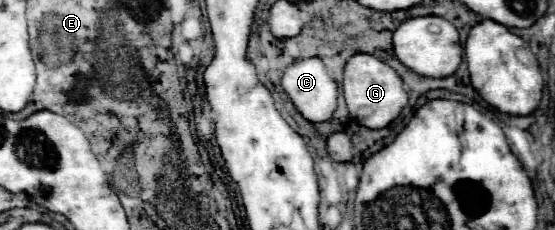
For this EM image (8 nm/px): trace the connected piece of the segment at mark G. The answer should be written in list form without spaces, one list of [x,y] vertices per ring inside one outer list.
[[[356,54],[346,62],[342,88],[344,88],[344,100],[350,116],[358,120],[362,126],[372,130],[386,128],[408,102],[408,94],[404,92],[398,74],[386,62],[370,54]]]

